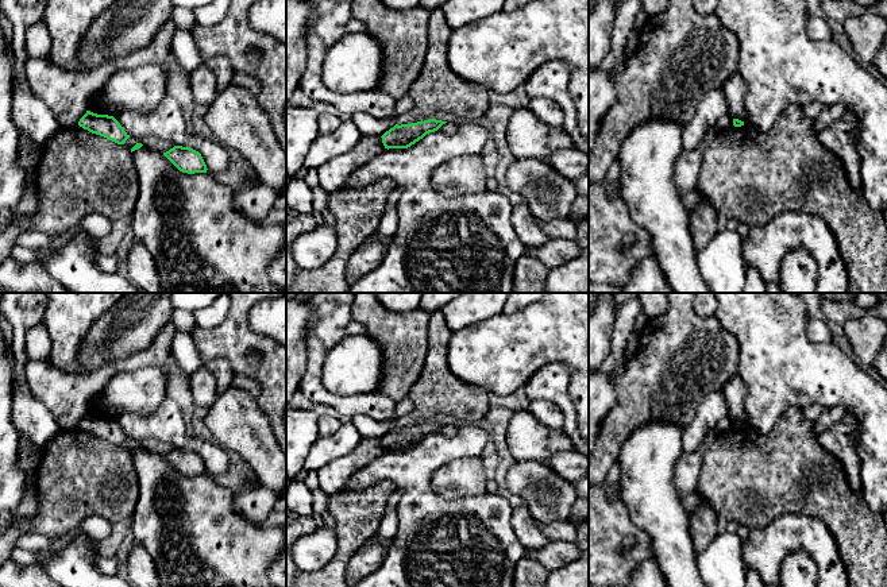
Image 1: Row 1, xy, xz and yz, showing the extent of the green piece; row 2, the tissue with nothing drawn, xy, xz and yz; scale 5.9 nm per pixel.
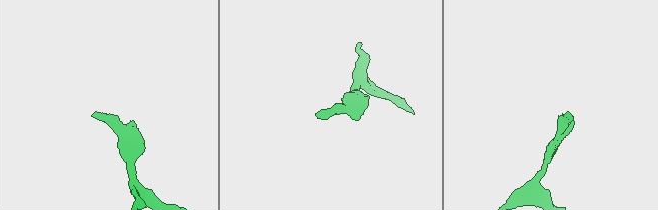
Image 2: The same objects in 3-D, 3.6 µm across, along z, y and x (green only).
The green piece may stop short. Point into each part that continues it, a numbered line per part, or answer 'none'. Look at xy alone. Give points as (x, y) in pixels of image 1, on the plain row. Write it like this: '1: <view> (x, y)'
none

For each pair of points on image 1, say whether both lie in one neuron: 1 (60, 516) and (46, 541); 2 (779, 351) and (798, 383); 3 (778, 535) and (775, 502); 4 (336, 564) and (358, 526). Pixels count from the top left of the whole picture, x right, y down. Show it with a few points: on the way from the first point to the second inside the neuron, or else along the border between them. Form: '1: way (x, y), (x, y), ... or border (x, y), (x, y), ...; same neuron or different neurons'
1: border (58, 537), (23, 533), (18, 540); different neurons
2: way (779, 359), (793, 375); same neuron
3: border (809, 516), (782, 513), (766, 525), (749, 530); different neurons
4: way (343, 555), (351, 536); same neuron

